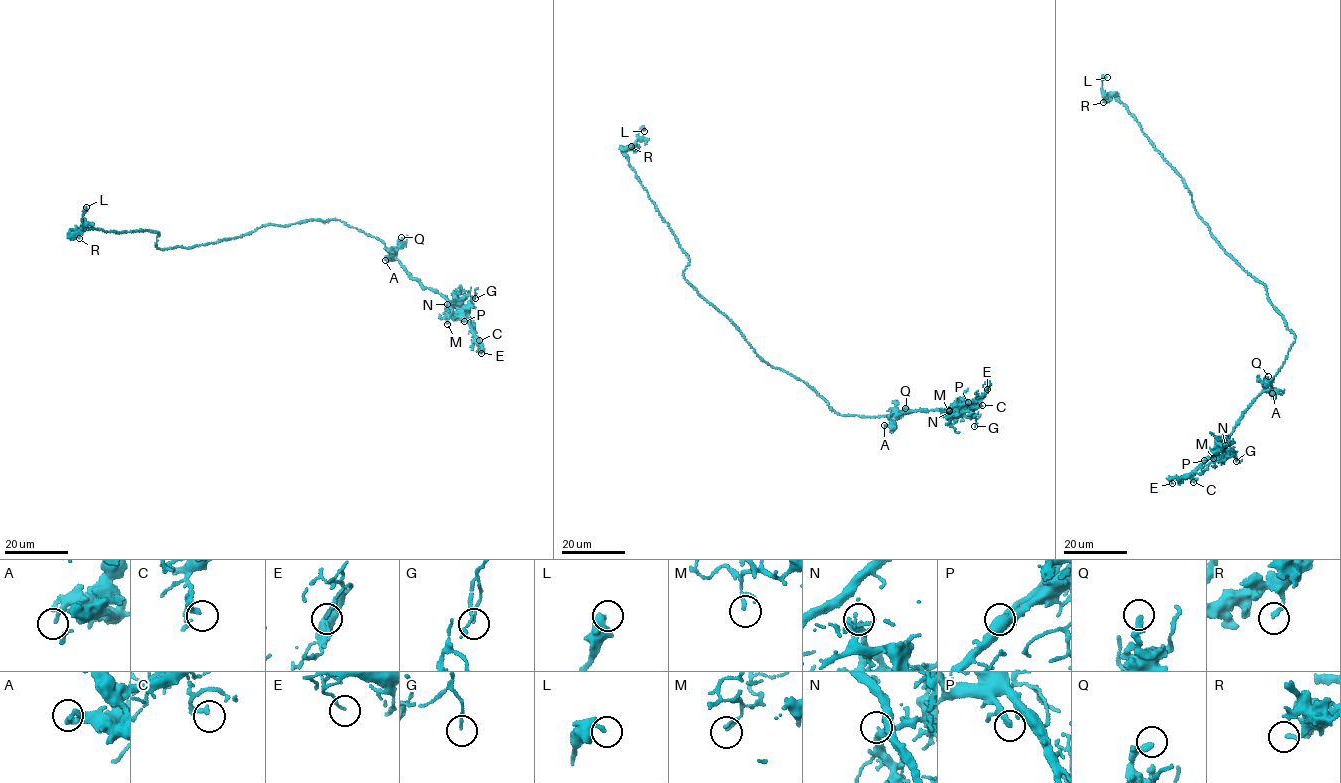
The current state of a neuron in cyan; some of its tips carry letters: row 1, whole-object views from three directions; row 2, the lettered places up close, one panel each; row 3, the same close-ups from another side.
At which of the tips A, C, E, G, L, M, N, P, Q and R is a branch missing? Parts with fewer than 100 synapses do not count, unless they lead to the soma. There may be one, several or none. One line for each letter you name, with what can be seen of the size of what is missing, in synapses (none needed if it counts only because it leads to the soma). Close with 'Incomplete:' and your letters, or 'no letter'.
Incomplete: P

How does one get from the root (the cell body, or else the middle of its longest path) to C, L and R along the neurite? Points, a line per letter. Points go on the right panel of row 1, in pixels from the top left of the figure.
C: (1257, 281), (1265, 286), (1268, 300), (1294, 341), (1268, 387), (1191, 474), (1193, 482)
L: (1257, 281), (1212, 236), (1180, 177), (1154, 148), (1124, 103), (1112, 95), (1106, 98), (1102, 80), (1107, 77)
R: (1257, 281), (1212, 236), (1180, 177), (1154, 148), (1124, 103), (1108, 94), (1103, 102)

